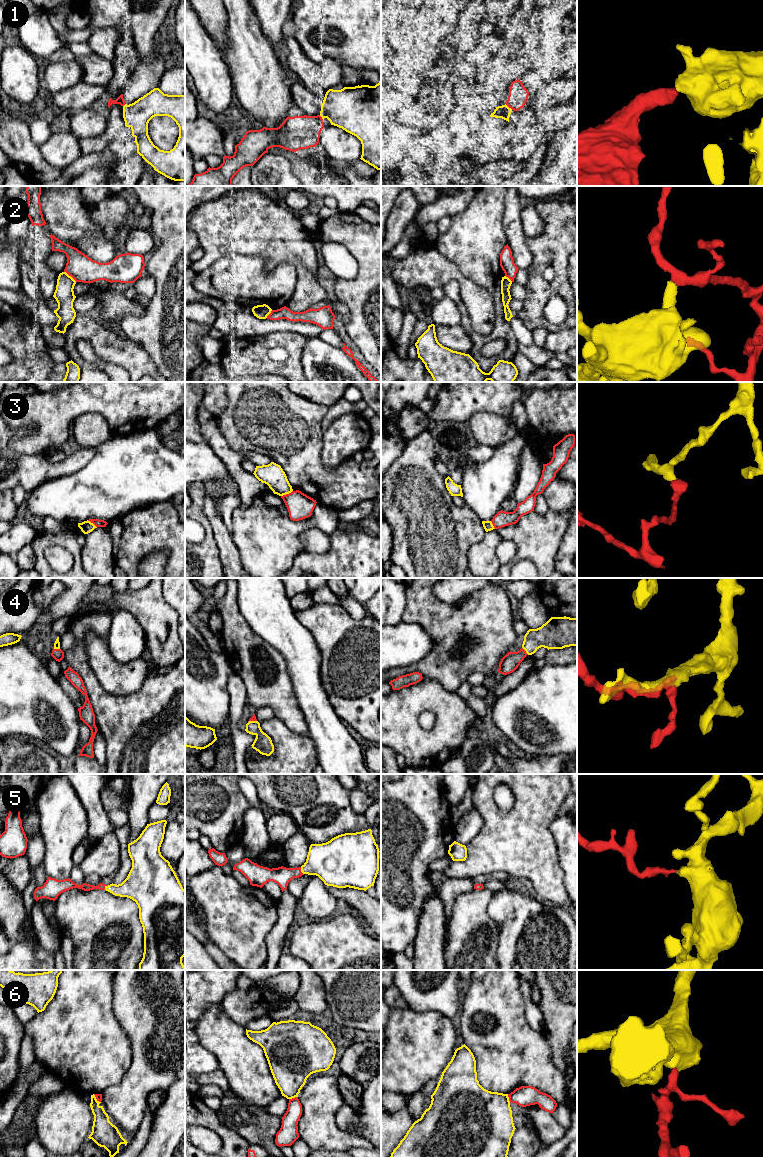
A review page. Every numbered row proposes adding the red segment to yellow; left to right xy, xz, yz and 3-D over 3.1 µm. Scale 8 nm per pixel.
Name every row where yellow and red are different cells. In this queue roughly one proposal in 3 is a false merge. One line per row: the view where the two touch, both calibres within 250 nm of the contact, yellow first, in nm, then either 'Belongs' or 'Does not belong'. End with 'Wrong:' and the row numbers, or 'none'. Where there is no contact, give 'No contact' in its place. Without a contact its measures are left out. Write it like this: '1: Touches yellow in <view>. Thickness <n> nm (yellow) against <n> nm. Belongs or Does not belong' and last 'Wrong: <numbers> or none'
1: Touches yellow in yz. Thickness 100 nm (yellow) against 160 nm. Does not belong
2: Touches yellow in xy. Thickness 160 nm (yellow) against 220 nm. Does not belong
3: Touches yellow in xz. Thickness 180 nm (yellow) against 200 nm. Does not belong
4: Touches yellow in yz. Thickness 220 nm (yellow) against 150 nm. Belongs
5: Touches yellow in xz. Thickness 320 nm (yellow) against 150 nm. Belongs
6: Touches yellow in xz. Thickness 320 nm (yellow) against 130 nm. Does not belong
Wrong: 1, 2, 3, 6

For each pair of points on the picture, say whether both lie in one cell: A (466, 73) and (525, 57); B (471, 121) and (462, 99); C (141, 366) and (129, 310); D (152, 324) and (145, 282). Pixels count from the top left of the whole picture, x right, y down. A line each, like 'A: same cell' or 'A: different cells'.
A: different cells
B: same cell
C: different cells
D: different cells

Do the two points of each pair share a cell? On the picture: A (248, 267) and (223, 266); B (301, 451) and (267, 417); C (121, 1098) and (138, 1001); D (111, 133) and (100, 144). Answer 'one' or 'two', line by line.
A: one
B: one
C: one
D: one

